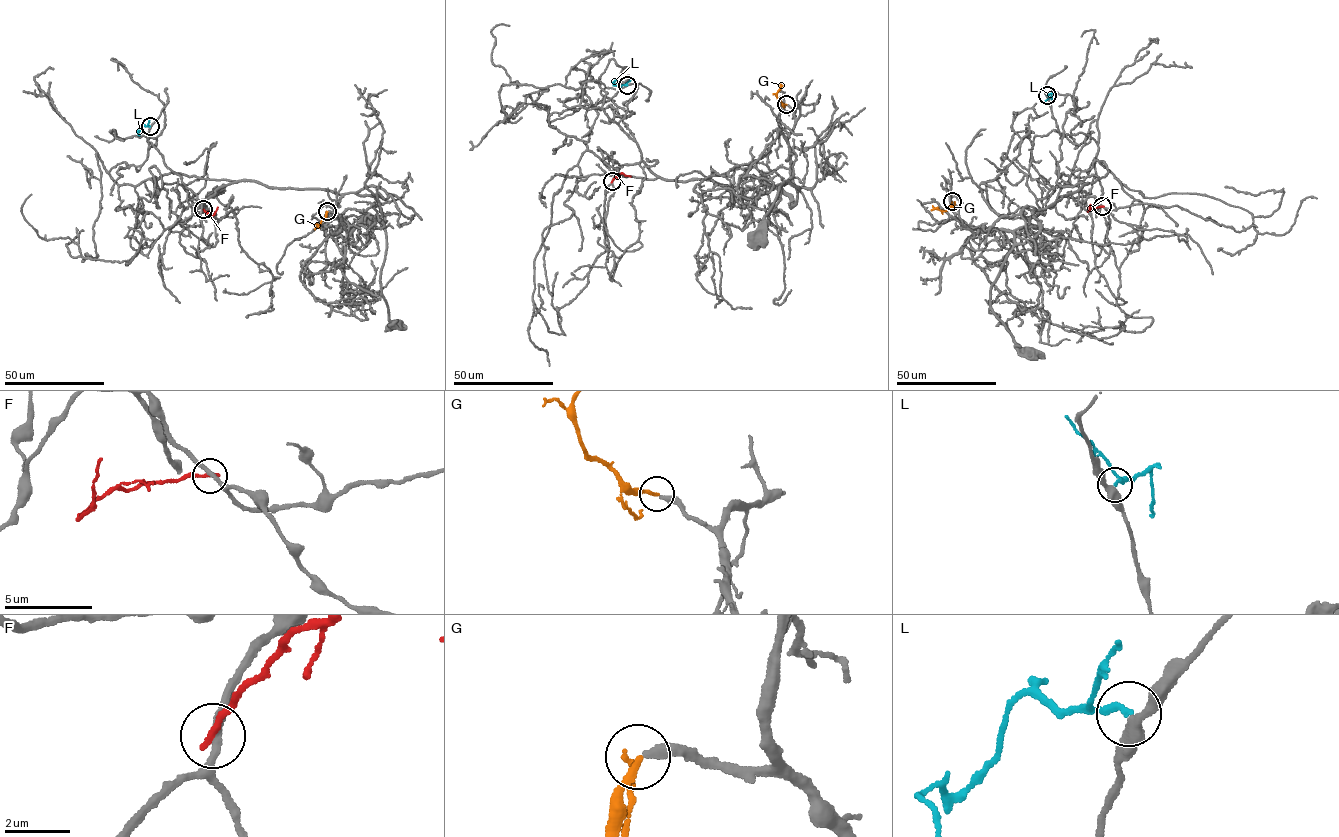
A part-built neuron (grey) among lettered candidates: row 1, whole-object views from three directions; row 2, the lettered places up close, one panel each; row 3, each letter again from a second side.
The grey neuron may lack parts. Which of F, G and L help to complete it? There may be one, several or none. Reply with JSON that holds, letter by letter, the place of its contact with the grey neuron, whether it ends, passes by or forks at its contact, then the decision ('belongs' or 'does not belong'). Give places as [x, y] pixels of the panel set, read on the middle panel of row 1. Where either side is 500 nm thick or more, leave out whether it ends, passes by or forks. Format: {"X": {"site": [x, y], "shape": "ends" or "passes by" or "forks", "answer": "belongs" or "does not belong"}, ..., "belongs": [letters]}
{"F": {"site": [612, 181], "shape": "ends", "answer": "does not belong"}, "G": {"site": [786, 104], "shape": "ends", "answer": "belongs"}, "L": {"site": [627, 85], "shape": "ends", "answer": "does not belong"}, "belongs": ["G"]}

